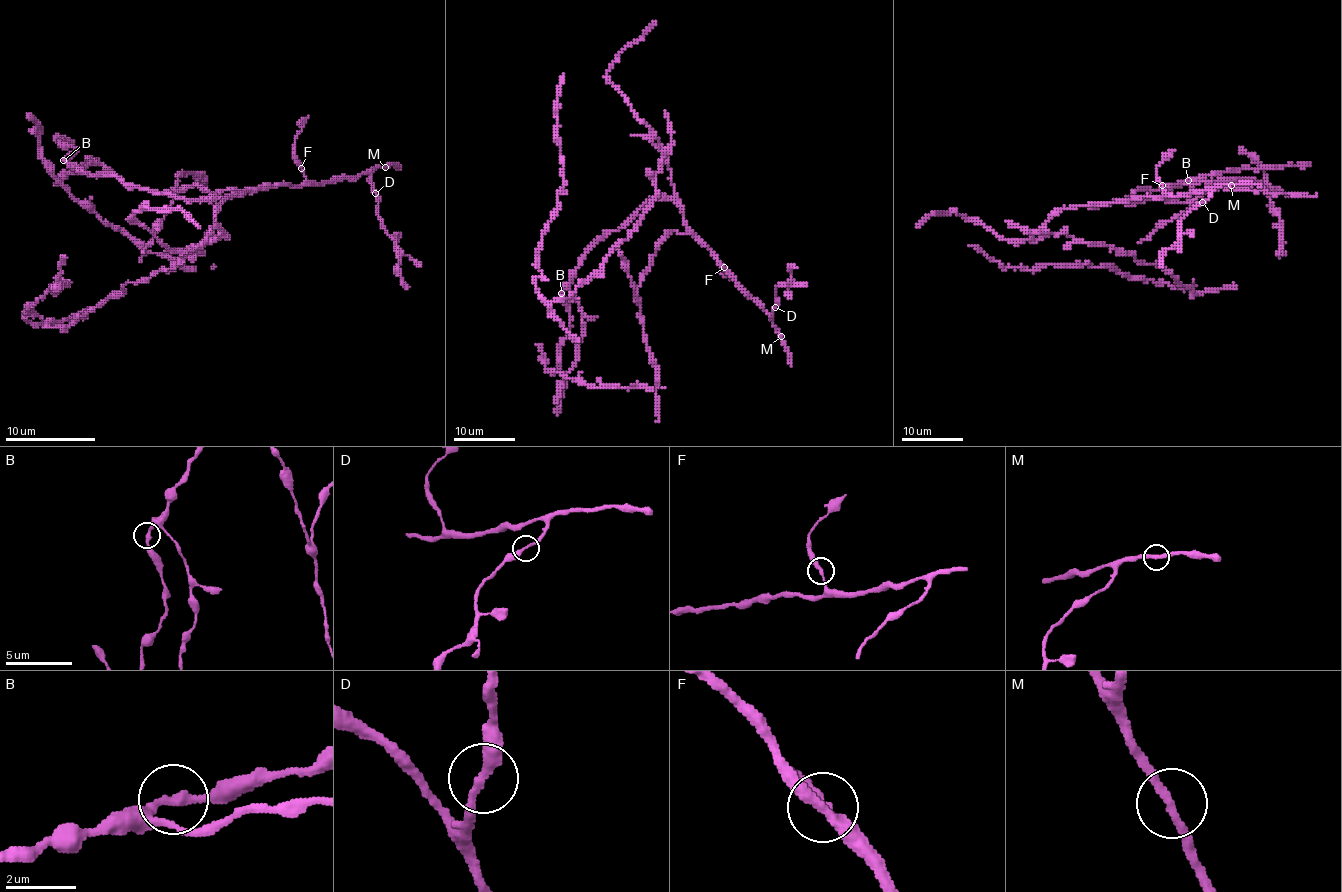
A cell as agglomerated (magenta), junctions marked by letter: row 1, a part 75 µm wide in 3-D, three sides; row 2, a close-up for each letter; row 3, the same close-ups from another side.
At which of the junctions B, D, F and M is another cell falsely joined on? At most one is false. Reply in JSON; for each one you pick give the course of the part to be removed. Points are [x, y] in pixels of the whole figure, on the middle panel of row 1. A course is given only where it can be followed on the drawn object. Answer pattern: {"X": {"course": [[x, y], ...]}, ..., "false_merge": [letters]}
{"F": {"course": [[724, 267], [720, 262], [729, 279]]}, "false_merge": ["F"]}

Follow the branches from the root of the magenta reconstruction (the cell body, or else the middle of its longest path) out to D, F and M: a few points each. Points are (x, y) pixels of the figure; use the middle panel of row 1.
D: (661, 150), (652, 139), (664, 150), (683, 222), (770, 316), (775, 307)
F: (661, 150), (652, 139), (655, 138), (664, 150), (675, 202), (683, 211), (683, 222), (727, 268), (724, 267)
M: (661, 150), (652, 139), (664, 150), (683, 222), (758, 302), (781, 336)

